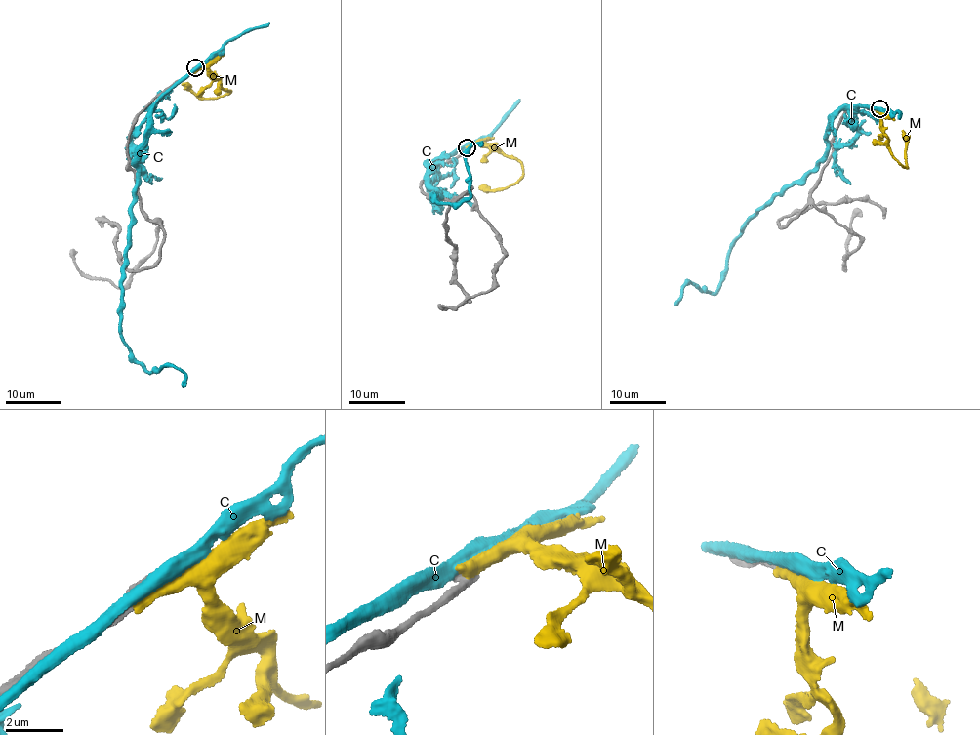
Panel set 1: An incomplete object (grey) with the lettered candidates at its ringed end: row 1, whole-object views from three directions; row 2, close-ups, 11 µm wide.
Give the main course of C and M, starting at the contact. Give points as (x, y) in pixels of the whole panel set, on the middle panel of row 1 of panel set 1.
C: (467, 146), (427, 164), (435, 203), (469, 196), (465, 161), (480, 146)
M: (468, 148), (477, 143), (521, 163), (521, 177), (505, 187), (491, 190), (479, 185)

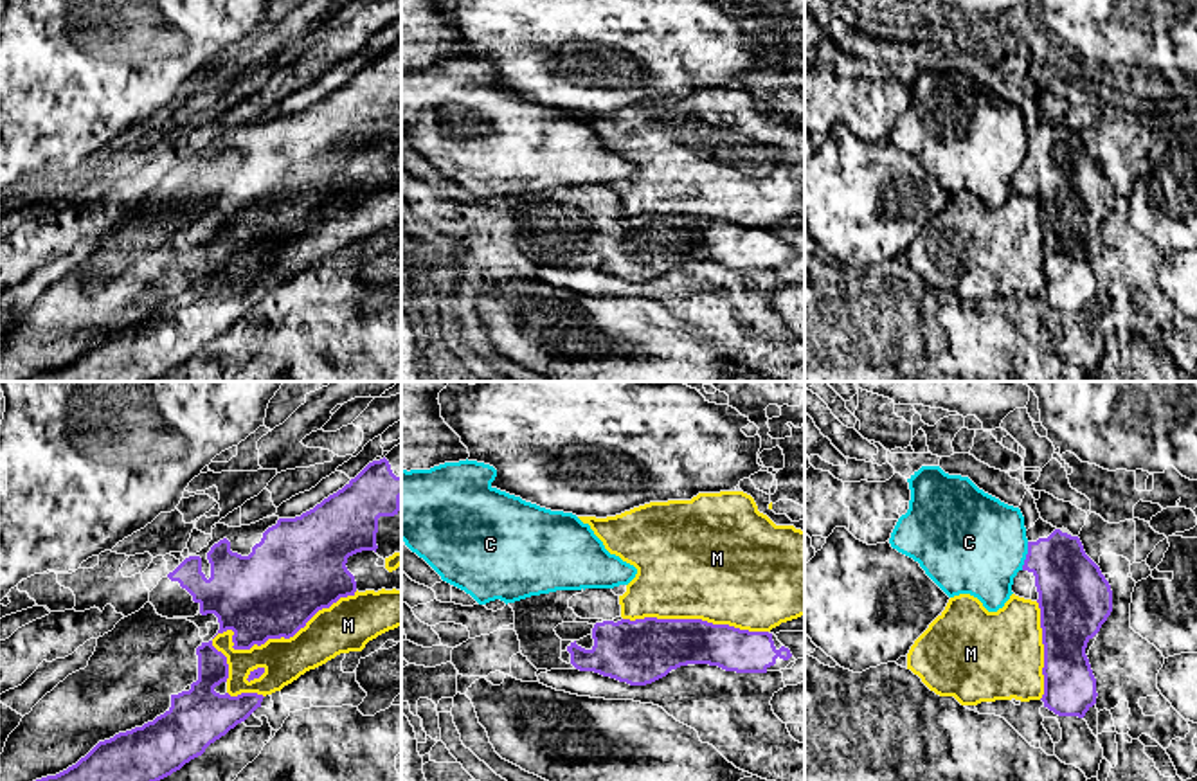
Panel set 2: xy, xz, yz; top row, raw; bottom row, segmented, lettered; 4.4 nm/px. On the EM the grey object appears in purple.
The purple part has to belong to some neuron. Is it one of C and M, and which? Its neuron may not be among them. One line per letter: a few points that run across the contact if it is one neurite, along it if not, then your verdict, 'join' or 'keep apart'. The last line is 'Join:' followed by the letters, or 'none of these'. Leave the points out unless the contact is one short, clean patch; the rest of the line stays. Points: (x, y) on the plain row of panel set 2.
C: keep apart
M: keep apart
Join: none of these

